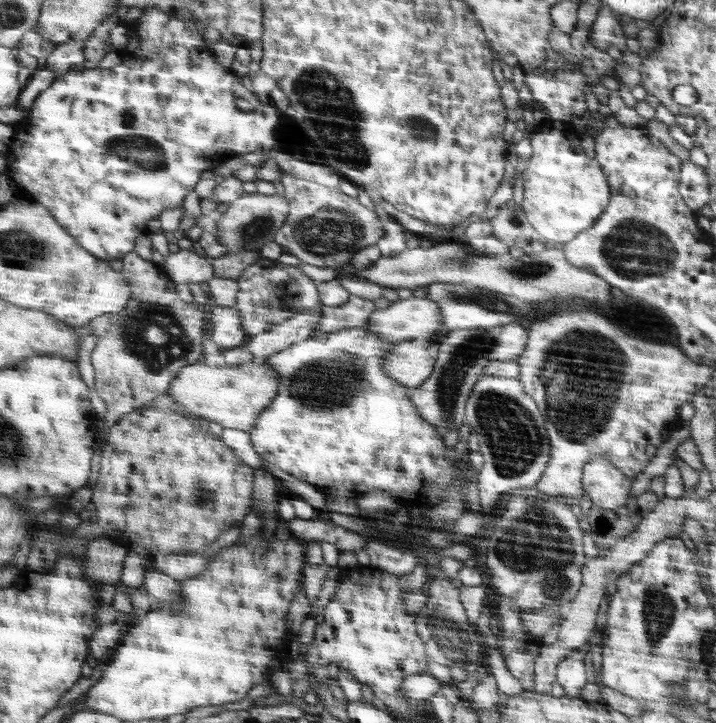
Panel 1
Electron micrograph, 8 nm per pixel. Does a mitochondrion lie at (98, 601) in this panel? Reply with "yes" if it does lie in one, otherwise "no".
no

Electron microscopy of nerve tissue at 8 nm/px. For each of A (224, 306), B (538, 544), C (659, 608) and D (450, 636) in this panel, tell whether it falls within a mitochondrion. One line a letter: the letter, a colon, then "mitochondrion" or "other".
A: other
B: mitochondrion
C: mitochondrion
D: mitochondrion

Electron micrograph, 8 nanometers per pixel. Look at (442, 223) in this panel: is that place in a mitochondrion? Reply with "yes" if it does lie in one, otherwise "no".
no

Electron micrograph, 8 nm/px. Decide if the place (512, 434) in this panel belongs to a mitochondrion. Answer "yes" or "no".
yes

